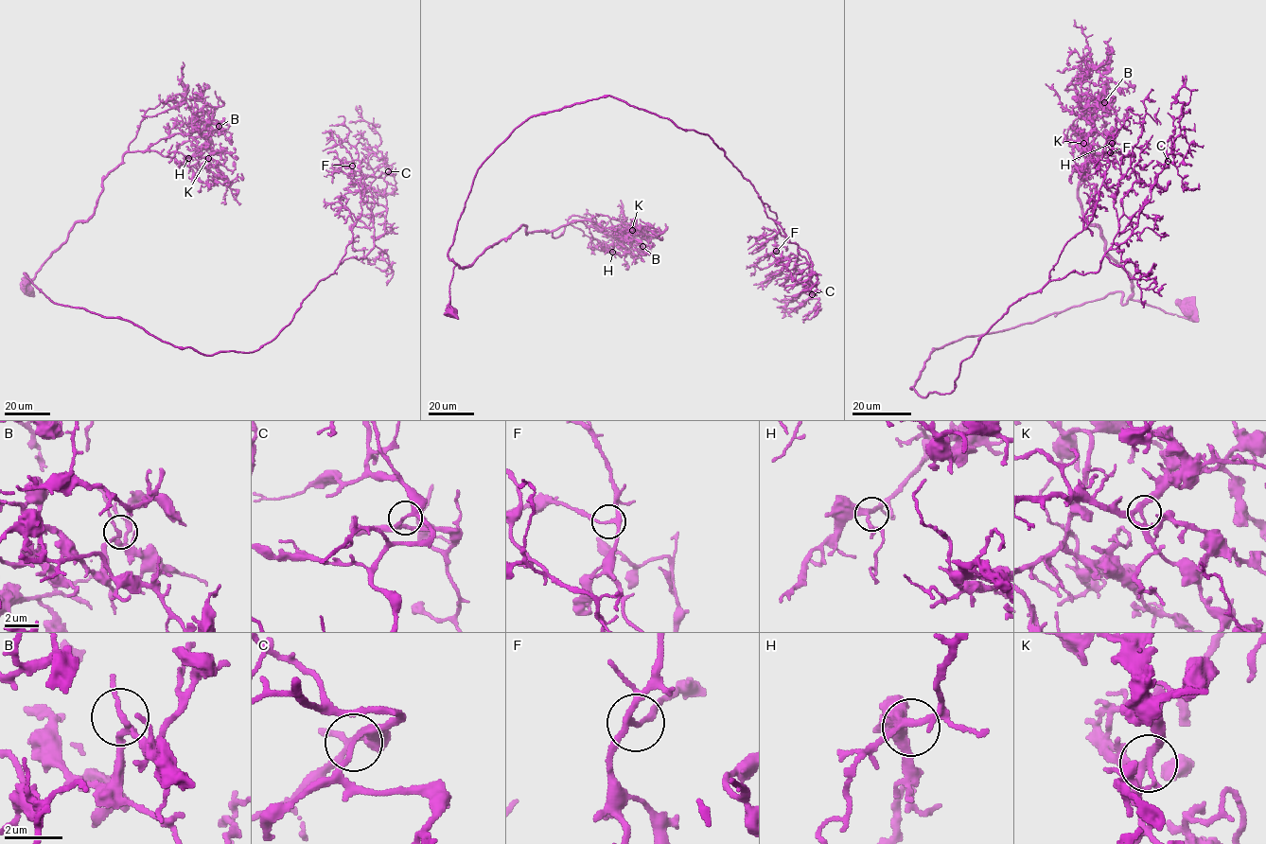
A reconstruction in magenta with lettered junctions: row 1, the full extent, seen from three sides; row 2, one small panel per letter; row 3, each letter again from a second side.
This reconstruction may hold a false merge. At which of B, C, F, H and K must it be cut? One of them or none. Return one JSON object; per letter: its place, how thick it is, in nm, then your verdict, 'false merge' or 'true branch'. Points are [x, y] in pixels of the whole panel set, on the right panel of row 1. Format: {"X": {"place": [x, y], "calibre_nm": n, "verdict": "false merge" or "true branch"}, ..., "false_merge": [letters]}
{"B": {"place": [1104, 102], "calibre_nm": 170, "verdict": "true branch"}, "C": {"place": [1168, 161], "calibre_nm": 180, "verdict": "true branch"}, "F": {"place": [1110, 152], "calibre_nm": 170, "verdict": "true branch"}, "H": {"place": [1112, 143], "calibre_nm": 180, "verdict": "true branch"}, "K": {"place": [1083, 143], "calibre_nm": 220, "verdict": "true branch"}, "false_merge": []}

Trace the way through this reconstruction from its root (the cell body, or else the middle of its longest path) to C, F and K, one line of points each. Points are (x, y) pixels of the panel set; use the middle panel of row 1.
C: (452, 312), (456, 264), (448, 251), (479, 167), (530, 117), (607, 96), (706, 133), (798, 245), (812, 294)
F: (452, 312), (448, 251), (479, 167), (530, 117), (601, 96), (706, 133), (776, 215), (785, 238), (776, 251)
K: (452, 312), (453, 268), (468, 267), (521, 225), (526, 232), (548, 233), (602, 215), (632, 230)

